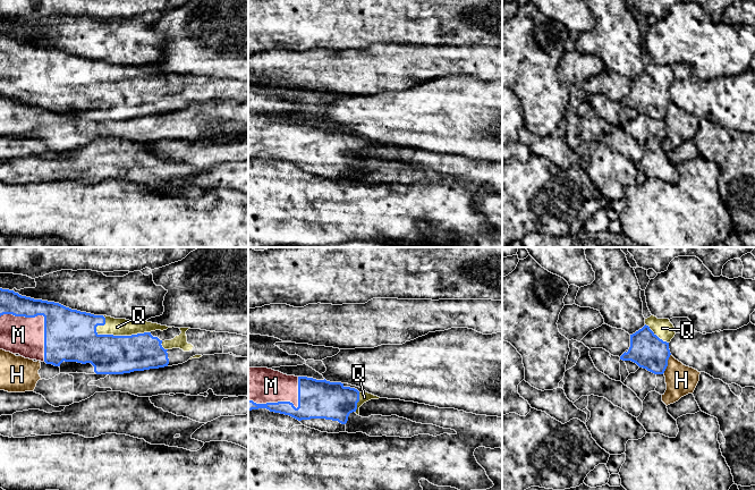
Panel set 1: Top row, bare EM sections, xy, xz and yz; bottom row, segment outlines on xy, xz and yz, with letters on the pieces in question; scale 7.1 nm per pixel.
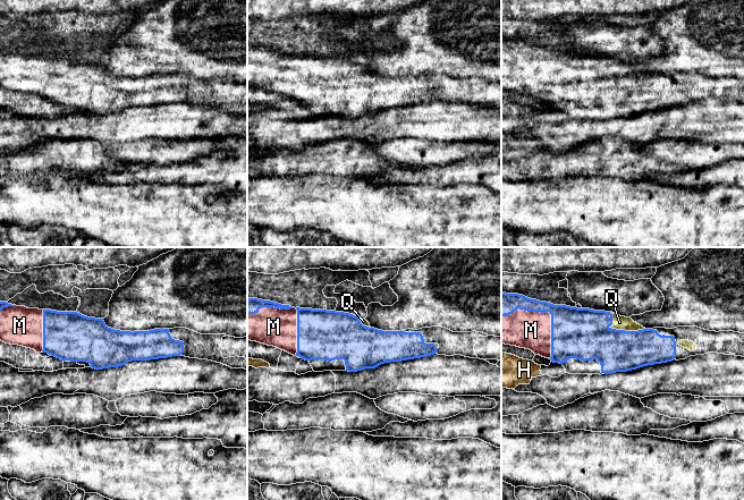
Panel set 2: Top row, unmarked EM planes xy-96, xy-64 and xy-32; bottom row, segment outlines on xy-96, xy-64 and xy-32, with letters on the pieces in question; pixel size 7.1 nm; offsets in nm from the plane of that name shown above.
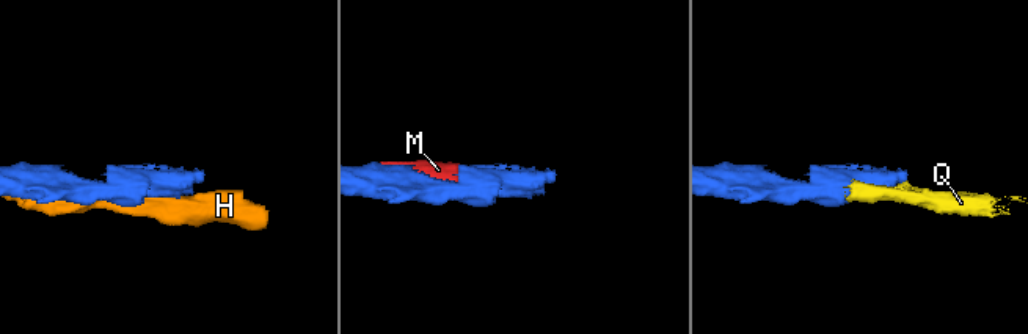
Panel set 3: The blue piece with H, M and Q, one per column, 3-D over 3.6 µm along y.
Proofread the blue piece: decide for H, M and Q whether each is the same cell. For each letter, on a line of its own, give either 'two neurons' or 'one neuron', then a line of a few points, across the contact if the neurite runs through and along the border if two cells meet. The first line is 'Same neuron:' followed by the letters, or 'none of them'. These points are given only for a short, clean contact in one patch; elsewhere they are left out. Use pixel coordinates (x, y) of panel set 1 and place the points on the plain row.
Same neuron: M, Q
H: two neurons
M: one neuron
Q: one neuron

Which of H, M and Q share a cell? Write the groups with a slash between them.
H / M Q

